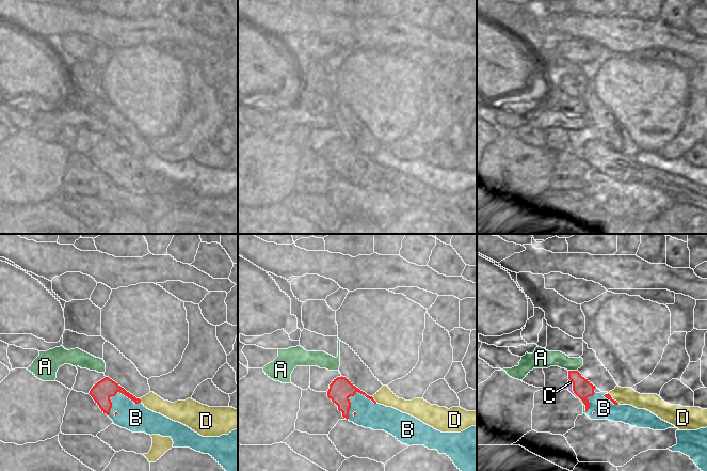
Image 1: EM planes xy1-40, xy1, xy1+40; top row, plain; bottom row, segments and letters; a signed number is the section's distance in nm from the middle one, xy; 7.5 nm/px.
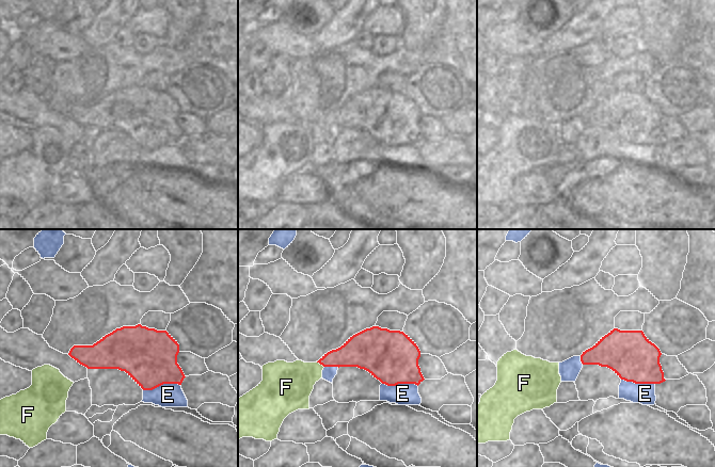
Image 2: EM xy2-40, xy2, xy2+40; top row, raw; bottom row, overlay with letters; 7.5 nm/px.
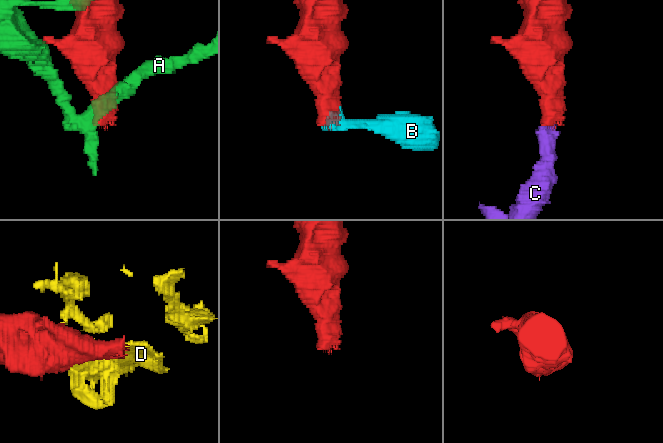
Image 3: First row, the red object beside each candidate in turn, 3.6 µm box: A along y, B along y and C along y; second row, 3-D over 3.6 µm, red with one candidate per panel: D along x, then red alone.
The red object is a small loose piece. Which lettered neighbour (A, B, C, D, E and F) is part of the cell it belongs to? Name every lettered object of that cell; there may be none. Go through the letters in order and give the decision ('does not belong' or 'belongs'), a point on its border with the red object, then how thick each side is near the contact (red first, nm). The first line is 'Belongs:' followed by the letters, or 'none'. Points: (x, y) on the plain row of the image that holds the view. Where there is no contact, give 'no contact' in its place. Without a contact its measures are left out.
Belongs: C
A: does not belong; contact xy1+40 (573, 131); calibres 140 and 140 nm
B: does not belong; contact xy1 (352, 156); calibres 170 and 200 nm
C: belongs; contact xy1+40 (573, 151); calibres 140 and 30 nm
D: does not belong; contact xy1 (373, 160); calibres 160 and 120 nm
E: does not belong; contact xy2-40 (161, 145); calibres 420 and 180 nm
F: does not belong; contact xy2 (320, 125); calibres 190 and 300 nm

